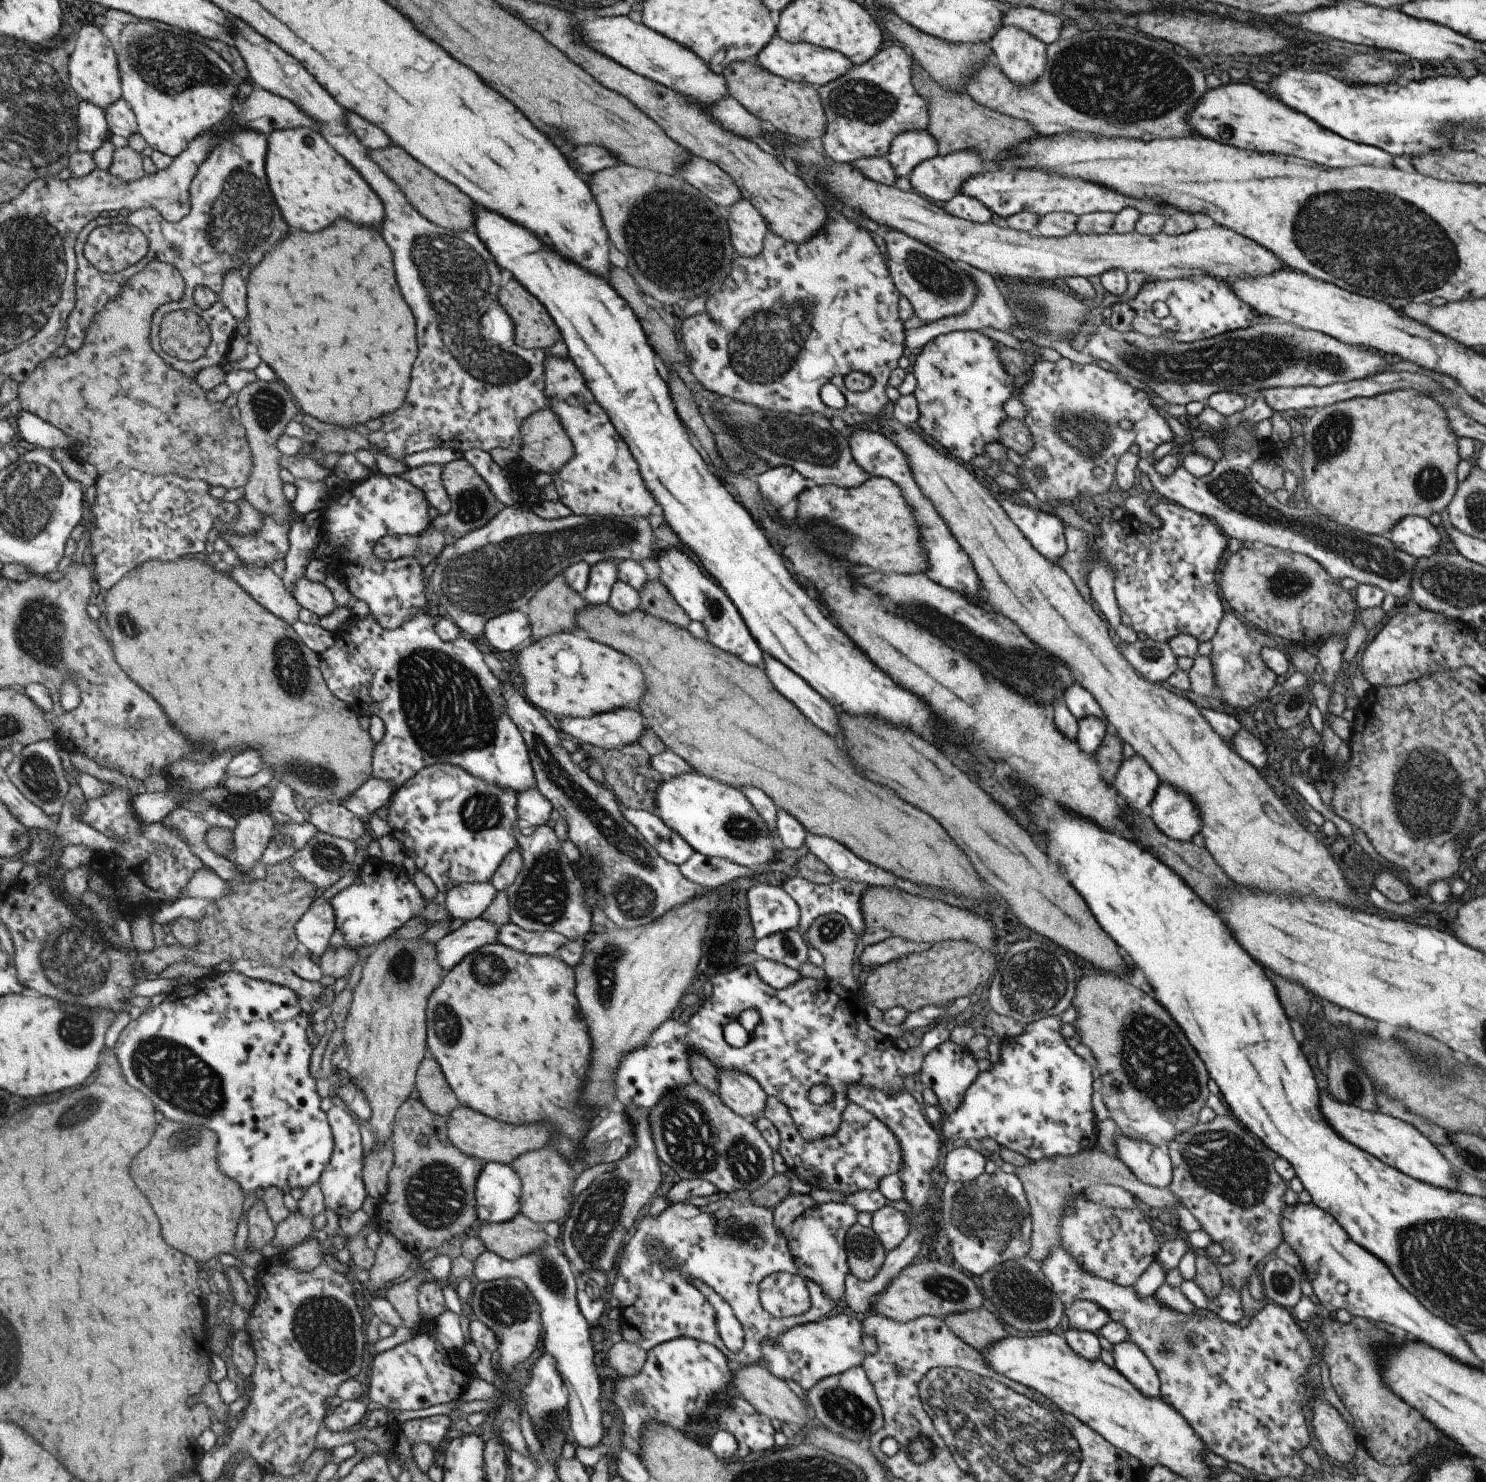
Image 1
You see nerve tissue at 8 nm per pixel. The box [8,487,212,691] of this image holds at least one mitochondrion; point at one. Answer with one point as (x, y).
(39, 630)

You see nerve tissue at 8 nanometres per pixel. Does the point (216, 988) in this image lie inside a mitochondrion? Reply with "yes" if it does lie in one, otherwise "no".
no

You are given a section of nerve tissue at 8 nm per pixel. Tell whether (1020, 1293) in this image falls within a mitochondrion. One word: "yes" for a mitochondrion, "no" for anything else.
yes

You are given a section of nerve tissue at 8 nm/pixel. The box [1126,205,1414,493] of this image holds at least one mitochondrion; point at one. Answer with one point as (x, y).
(1330, 439)

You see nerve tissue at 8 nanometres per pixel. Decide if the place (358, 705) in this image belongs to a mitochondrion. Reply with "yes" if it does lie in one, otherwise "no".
no

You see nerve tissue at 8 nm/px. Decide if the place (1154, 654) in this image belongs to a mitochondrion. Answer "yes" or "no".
yes

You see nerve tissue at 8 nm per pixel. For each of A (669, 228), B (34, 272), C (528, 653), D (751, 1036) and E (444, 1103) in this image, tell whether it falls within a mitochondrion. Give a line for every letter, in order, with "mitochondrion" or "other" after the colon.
A: mitochondrion
B: mitochondrion
C: other
D: other
E: other

